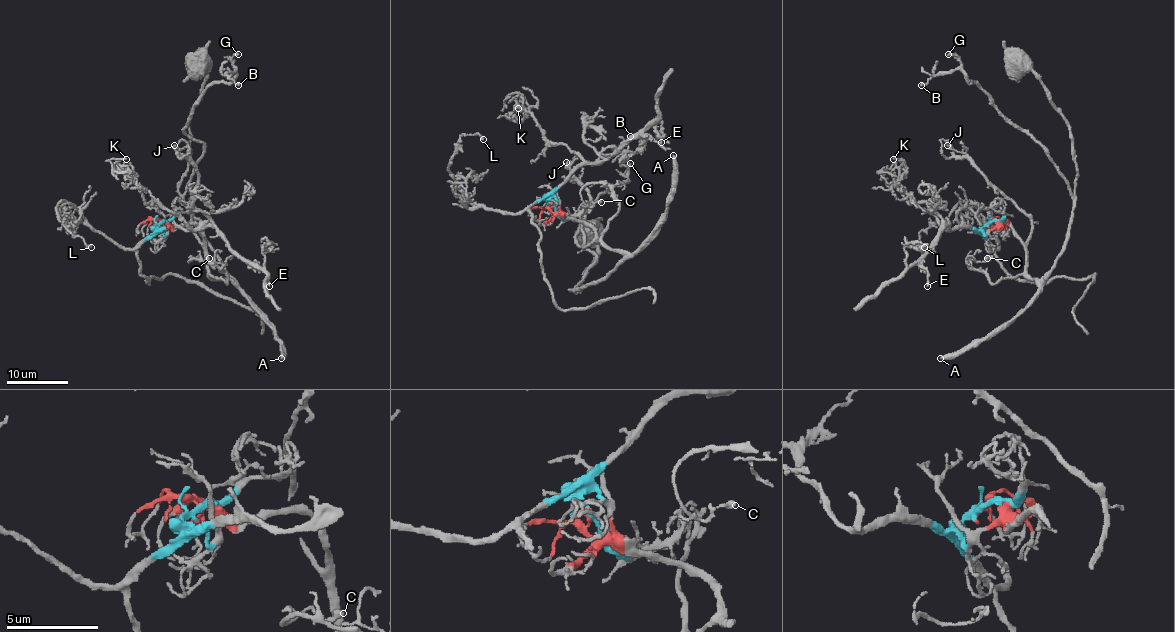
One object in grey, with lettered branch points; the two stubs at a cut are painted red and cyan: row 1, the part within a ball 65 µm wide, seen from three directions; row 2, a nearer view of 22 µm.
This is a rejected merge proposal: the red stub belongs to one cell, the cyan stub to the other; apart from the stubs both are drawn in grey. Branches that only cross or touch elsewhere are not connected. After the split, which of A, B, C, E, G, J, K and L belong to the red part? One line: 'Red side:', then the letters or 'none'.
Red side: A, B, C, G, J

